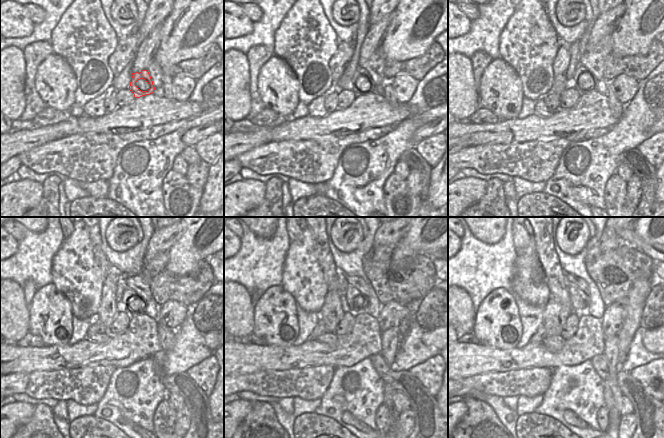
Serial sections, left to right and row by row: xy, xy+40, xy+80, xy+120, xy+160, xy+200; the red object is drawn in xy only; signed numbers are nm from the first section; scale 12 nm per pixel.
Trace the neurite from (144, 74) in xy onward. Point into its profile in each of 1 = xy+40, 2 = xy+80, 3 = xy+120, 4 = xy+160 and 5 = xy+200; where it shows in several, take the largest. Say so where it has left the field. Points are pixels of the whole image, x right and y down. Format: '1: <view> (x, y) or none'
1: xy+40 (360, 71)
2: xy+80 (573, 82)
3: xy+120 (127, 293)
4: xy+160 (351, 292)
5: xy+200 (579, 300)

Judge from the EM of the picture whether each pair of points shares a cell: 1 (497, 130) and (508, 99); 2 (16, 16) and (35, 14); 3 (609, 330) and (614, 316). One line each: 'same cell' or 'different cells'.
1: different cells
2: different cells
3: same cell

